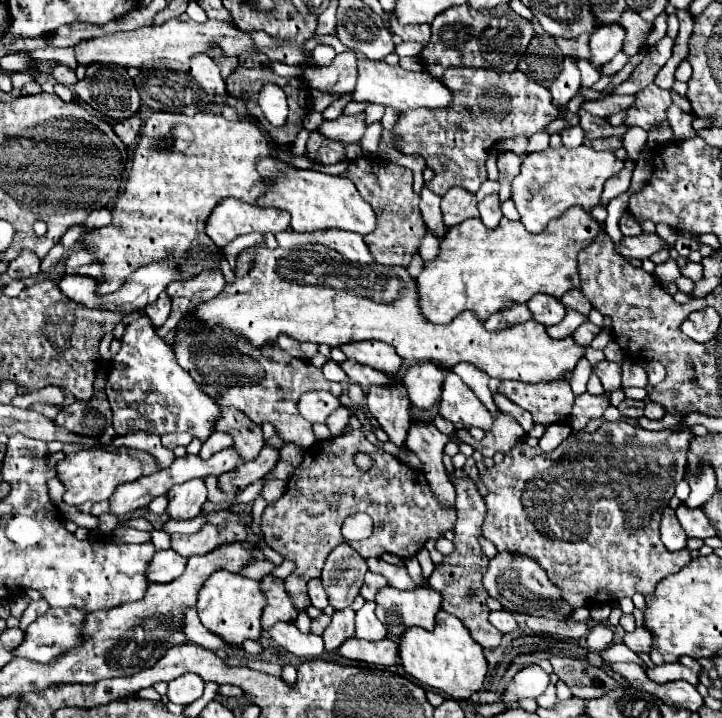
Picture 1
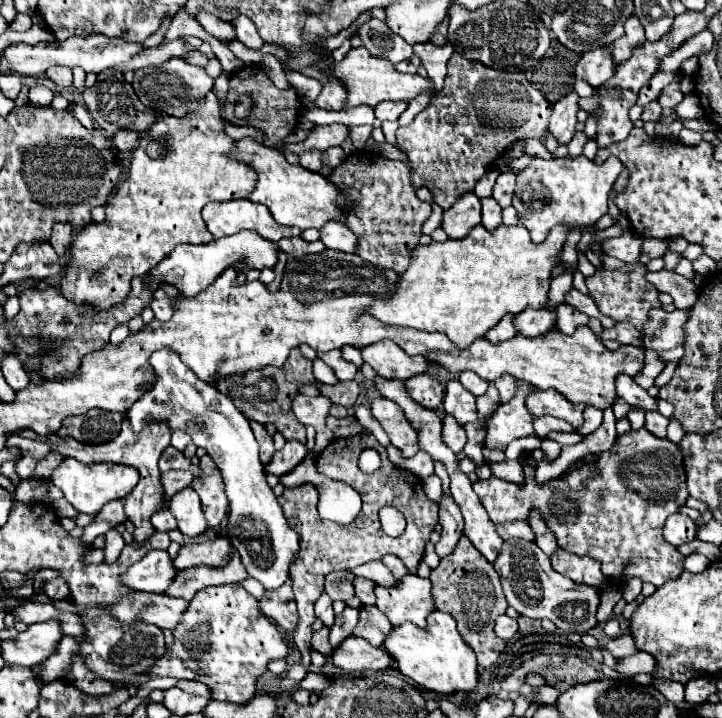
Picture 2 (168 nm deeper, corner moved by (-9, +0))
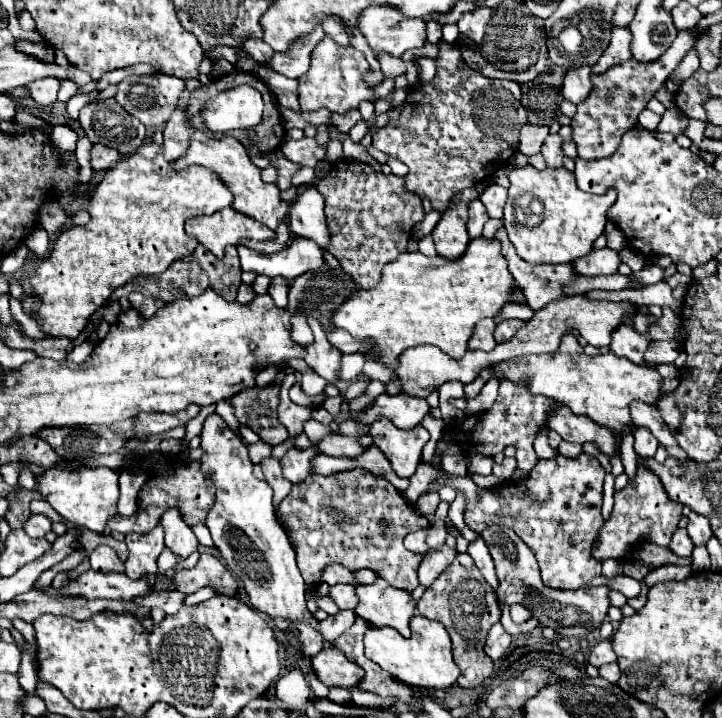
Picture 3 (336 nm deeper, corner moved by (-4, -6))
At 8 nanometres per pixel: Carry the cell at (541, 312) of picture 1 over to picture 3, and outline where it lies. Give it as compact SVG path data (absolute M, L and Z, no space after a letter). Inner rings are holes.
M503 319L501 323L497 323L497 343L505 343L509 341L517 329L521 329L525 325L525 321L521 319Z

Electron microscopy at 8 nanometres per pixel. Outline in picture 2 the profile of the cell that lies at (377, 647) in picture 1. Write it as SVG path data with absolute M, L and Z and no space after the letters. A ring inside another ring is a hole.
M348 637L332 651L332 663L348 673L364 671L384 671L394 661L384 653L382 647L372 647L368 641L358 637Z

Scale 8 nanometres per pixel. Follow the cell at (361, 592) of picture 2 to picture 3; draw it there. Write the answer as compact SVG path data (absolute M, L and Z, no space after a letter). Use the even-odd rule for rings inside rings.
M335 585L329 591L329 597L339 605L339 609L351 609L357 607L359 599L355 593L355 585Z

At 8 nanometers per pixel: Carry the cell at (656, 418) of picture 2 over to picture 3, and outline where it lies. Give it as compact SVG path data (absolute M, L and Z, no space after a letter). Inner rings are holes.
M637 427L633 431L633 435L635 435L635 453L641 457L653 457L659 443L657 443L657 439L653 439L651 431L647 427Z

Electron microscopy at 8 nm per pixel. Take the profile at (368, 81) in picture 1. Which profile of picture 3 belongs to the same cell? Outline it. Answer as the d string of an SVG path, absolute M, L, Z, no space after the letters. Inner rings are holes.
M325 37L319 41L311 53L311 67L305 75L299 77L299 105L301 111L317 111L321 107L331 109L333 113L349 113L359 109L361 101L375 101L375 87L369 85L363 77L371 73L371 67L361 51L355 47L339 47L333 39Z

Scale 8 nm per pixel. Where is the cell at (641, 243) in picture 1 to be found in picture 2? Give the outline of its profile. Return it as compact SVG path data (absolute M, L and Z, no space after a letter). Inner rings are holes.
M624 233L620 237L614 239L604 239L600 243L602 253L620 259L622 263L636 263L638 255L640 255L640 245L642 245L642 237L630 233Z

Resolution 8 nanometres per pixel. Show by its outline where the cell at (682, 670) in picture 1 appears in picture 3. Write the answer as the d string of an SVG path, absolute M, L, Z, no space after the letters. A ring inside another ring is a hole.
M609 663L609 665L601 665L599 667L599 675L603 677L603 679L607 679L609 683L617 683L621 677L621 673L619 673L619 665L617 663Z

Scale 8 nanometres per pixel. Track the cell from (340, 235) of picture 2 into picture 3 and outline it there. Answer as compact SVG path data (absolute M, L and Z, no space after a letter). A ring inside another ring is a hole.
M307 185L307 189L293 201L287 225L293 233L315 241L321 249L331 243L331 233L323 215L323 199L313 185Z

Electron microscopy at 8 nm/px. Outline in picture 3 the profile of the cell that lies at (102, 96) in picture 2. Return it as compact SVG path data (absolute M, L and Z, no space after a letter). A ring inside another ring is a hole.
M115 97L87 103L79 113L79 123L91 143L115 145L121 153L137 151L147 137L145 125L129 115Z

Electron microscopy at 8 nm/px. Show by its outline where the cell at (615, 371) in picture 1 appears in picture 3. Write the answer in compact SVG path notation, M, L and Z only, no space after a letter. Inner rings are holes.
M633 401L629 409L631 409L631 419L633 419L635 427L649 427L649 431L659 439L659 443L665 445L665 449L667 449L669 455L681 457L681 461L689 459L685 455L685 451L679 451L677 441L669 433L667 425L661 419L661 413L659 413L659 409L655 405L649 405L649 403L643 403L643 401Z

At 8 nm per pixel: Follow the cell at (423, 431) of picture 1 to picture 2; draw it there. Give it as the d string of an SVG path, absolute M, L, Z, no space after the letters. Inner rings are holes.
M442 497L440 503L440 523L442 523L442 533L440 533L440 541L436 543L436 553L438 557L446 557L454 551L454 545L458 543L458 539L462 537L462 513L456 505L456 501L452 497Z

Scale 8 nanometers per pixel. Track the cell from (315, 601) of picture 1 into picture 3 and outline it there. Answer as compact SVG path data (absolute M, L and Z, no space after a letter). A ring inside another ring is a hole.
M297 621L295 625L299 629L299 641L301 641L303 653L315 657L323 649L323 635L321 635L321 631L317 627L309 625L309 623L303 623L303 621Z

